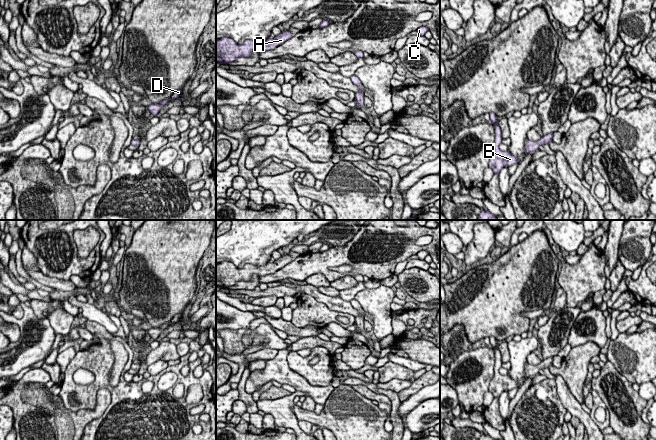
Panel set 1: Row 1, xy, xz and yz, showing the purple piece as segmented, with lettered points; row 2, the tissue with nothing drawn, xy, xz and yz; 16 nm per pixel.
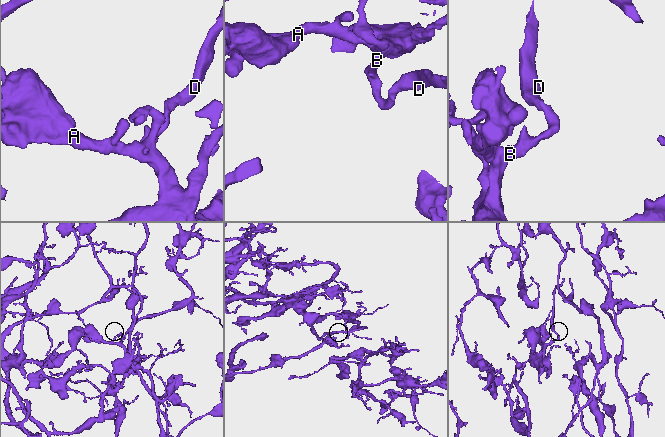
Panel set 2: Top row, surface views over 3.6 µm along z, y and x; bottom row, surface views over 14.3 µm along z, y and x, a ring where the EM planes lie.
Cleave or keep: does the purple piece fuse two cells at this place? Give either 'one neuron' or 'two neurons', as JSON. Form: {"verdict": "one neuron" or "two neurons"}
{"verdict": "one neuron"}

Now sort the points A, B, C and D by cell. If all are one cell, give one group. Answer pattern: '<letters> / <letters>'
A B C D

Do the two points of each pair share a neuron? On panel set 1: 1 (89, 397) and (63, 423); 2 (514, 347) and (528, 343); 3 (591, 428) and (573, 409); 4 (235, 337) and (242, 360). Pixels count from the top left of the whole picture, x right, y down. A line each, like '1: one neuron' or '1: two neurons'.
1: two neurons
2: one neuron
3: one neuron
4: two neurons

